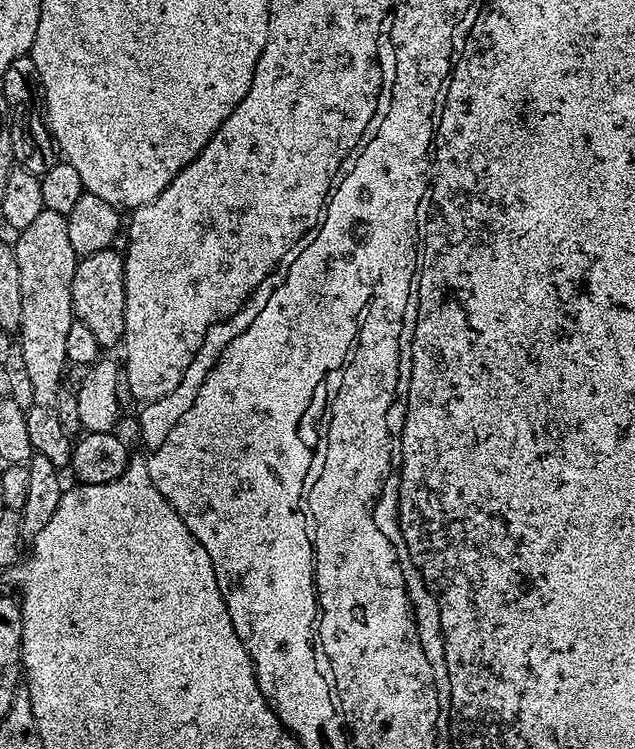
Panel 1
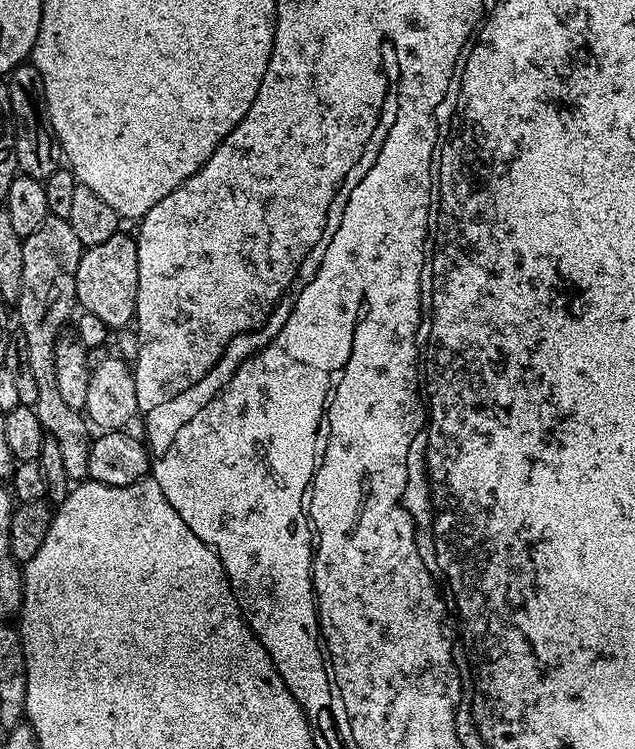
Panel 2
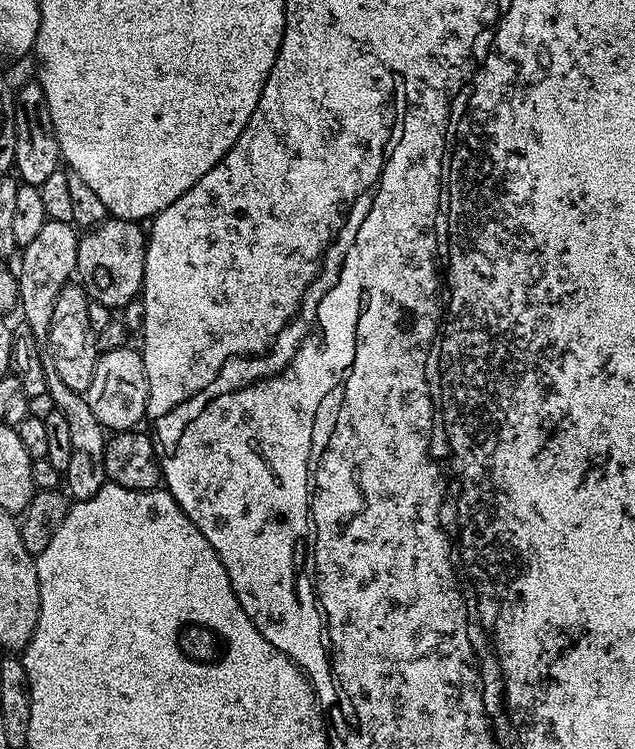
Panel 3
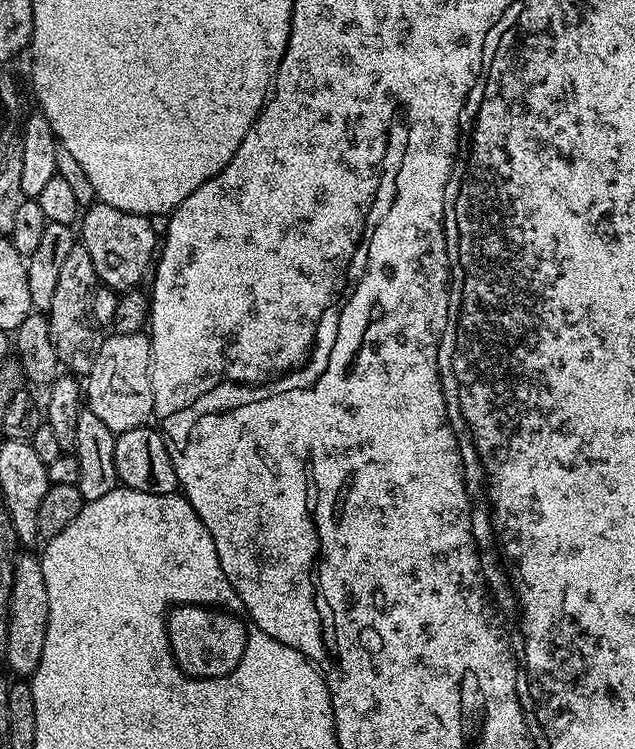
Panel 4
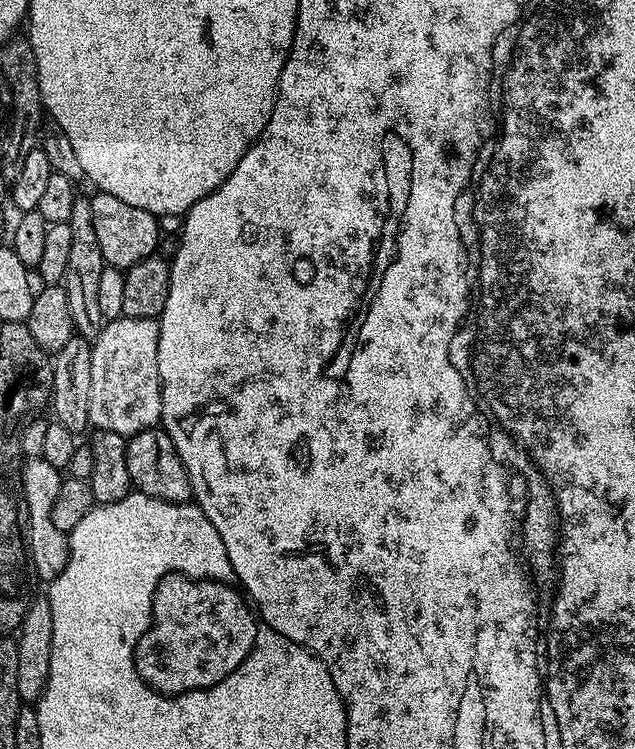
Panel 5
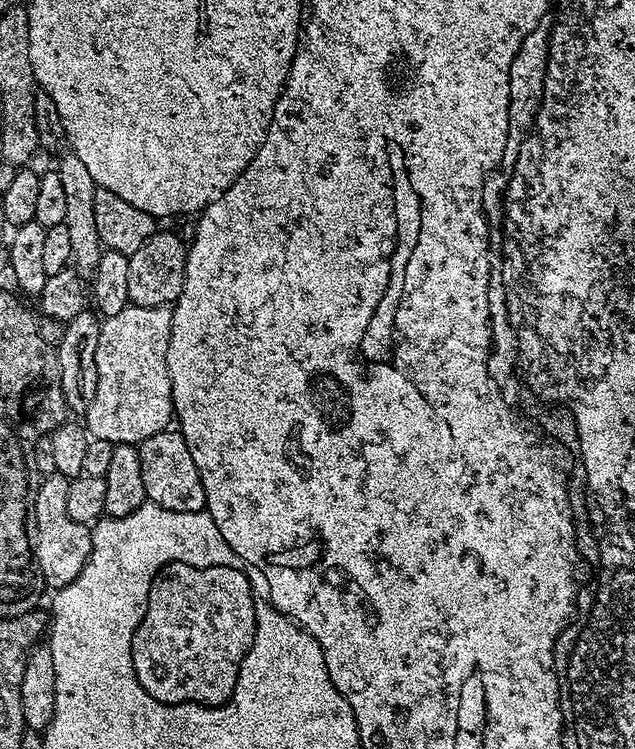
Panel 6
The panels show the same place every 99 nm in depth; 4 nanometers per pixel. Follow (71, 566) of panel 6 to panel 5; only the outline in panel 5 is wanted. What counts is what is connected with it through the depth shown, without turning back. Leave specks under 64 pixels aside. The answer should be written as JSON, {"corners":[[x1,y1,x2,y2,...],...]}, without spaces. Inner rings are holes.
{"corners":[[28,458,23,462,25,464,22,464,18,472,18,483,24,503,28,505,26,543,30,553,30,564,35,575,37,572,44,582,50,582,64,569,68,561,68,536,62,530,58,530,58,526,54,526,52,521,54,498,58,498,62,472,42,458]]}

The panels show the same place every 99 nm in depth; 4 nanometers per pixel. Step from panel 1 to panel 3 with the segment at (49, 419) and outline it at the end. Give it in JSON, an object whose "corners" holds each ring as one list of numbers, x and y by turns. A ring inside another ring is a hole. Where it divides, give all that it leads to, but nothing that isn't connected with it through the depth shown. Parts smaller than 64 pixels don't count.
{"corners":[[48,220,46,226,34,238,34,242,23,245,19,253,19,307,24,307,23,323,37,338,47,337,51,315,59,292,70,284,76,270,80,236,72,224],[53,371,48,372,48,390,47,395,52,396,55,411,66,418,67,425,70,426,71,453,70,466,66,473,66,492,73,501,89,500,102,490,108,475,104,469,104,441,106,439,106,430,94,418,94,410,90,410,87,399,81,393,75,392,62,382,58,374]]}

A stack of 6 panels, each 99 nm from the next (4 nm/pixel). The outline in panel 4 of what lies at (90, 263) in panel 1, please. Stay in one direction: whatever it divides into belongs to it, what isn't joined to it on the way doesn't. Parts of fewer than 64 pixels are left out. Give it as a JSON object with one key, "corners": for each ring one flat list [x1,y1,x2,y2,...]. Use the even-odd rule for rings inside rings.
{"corners":[[93,202,83,209,78,224,78,236,90,254,99,283,113,288,117,294,135,289,144,275,149,275,158,252,158,232,151,219,126,210,118,210,109,204]]}

